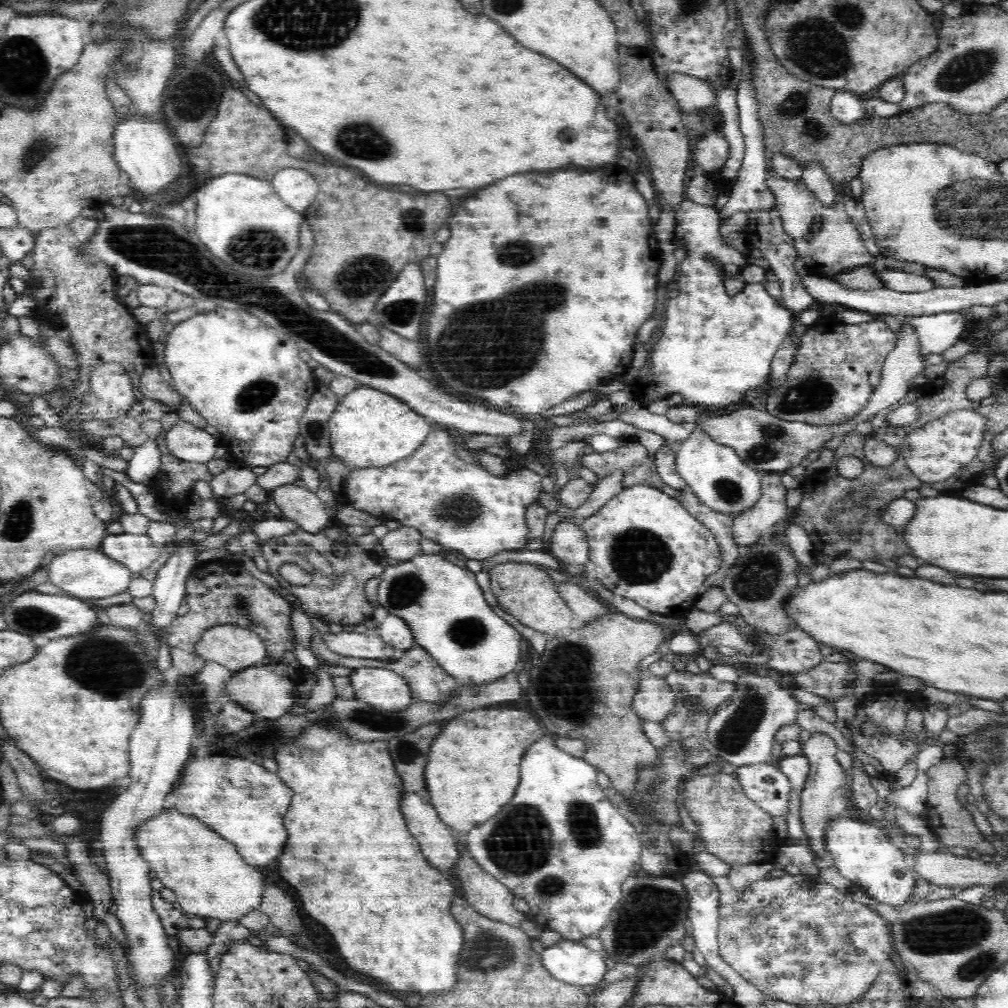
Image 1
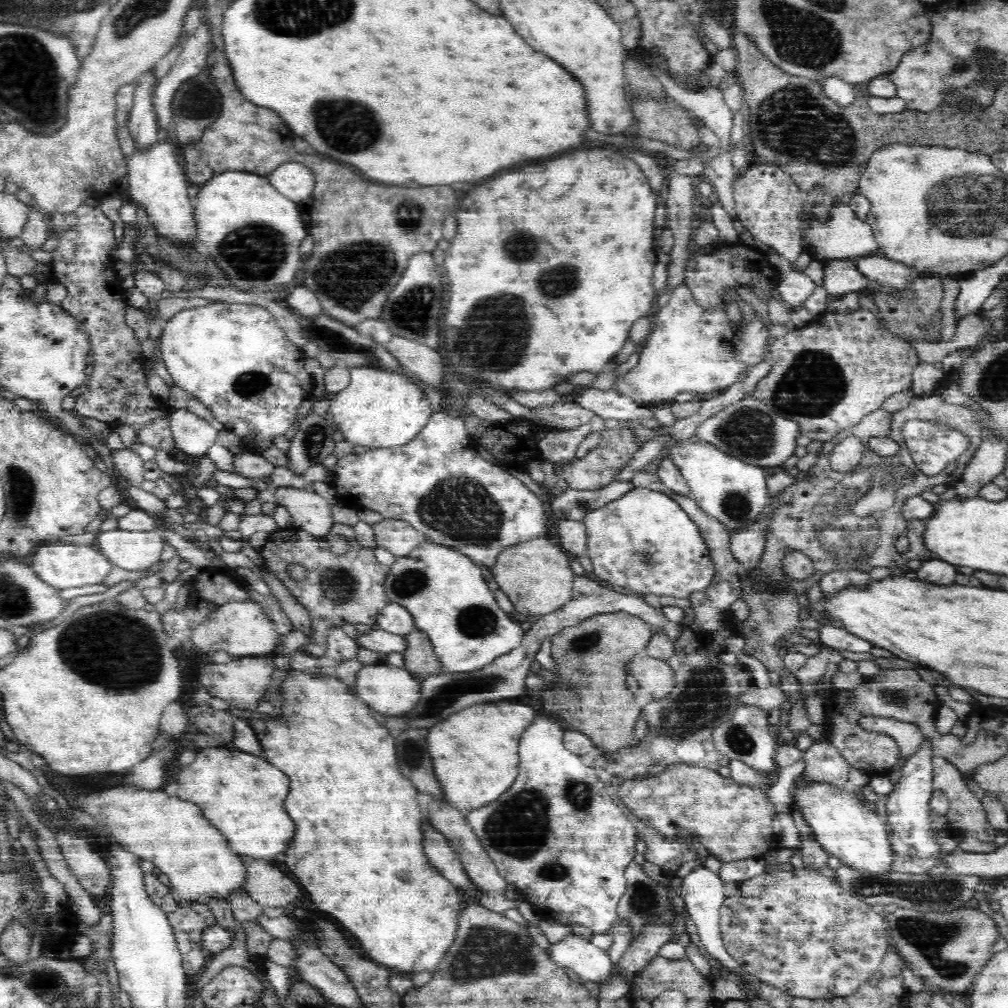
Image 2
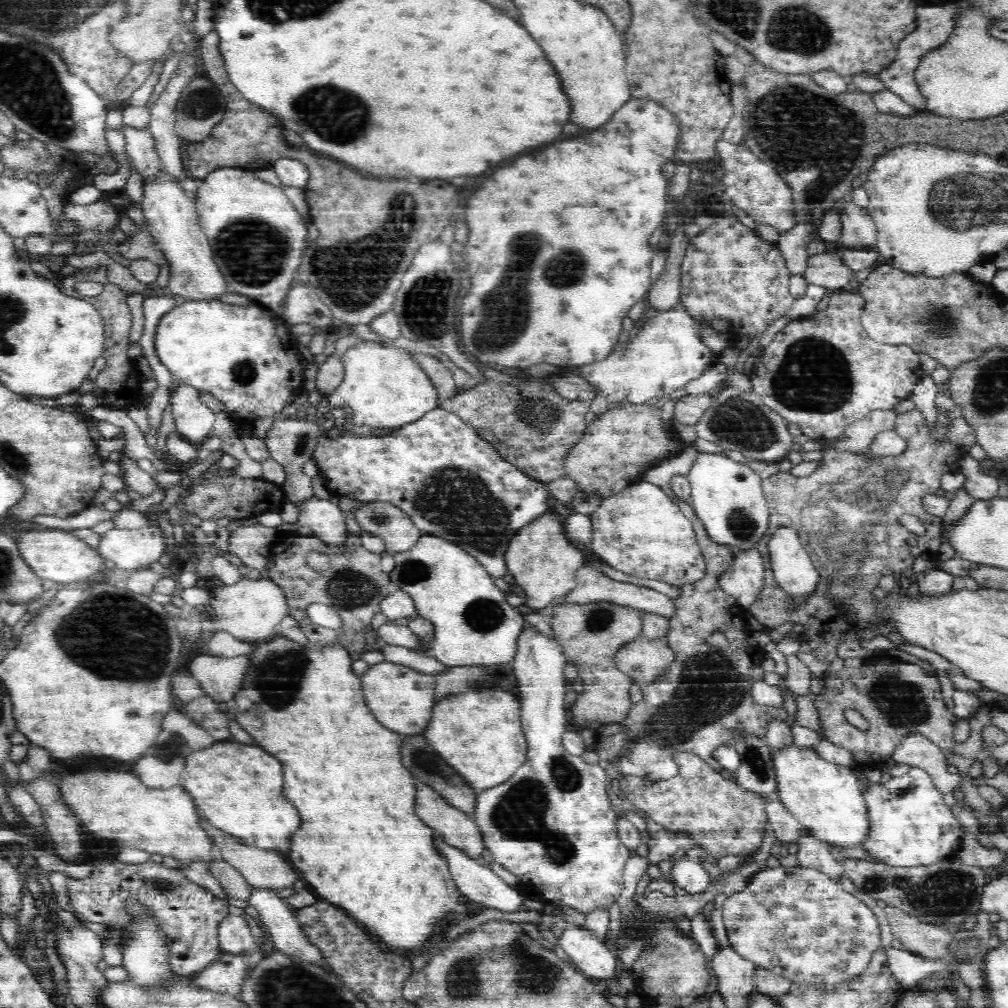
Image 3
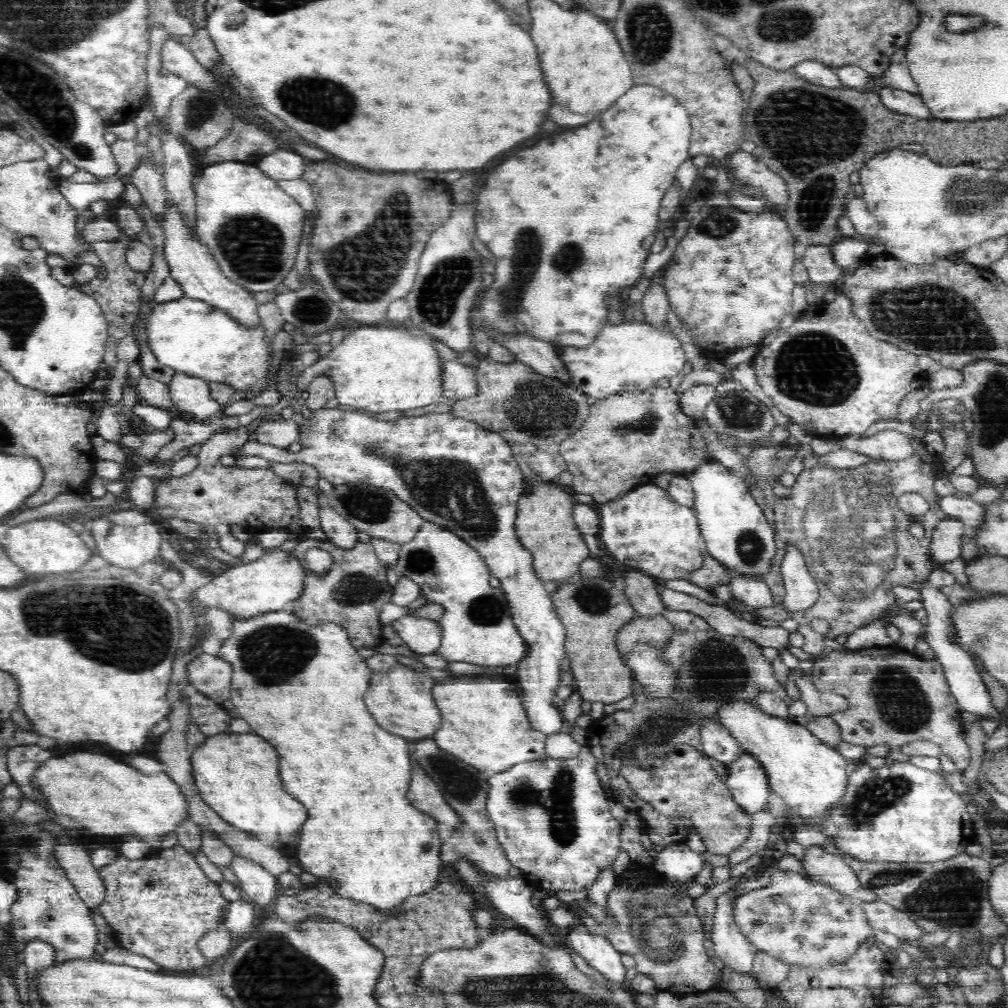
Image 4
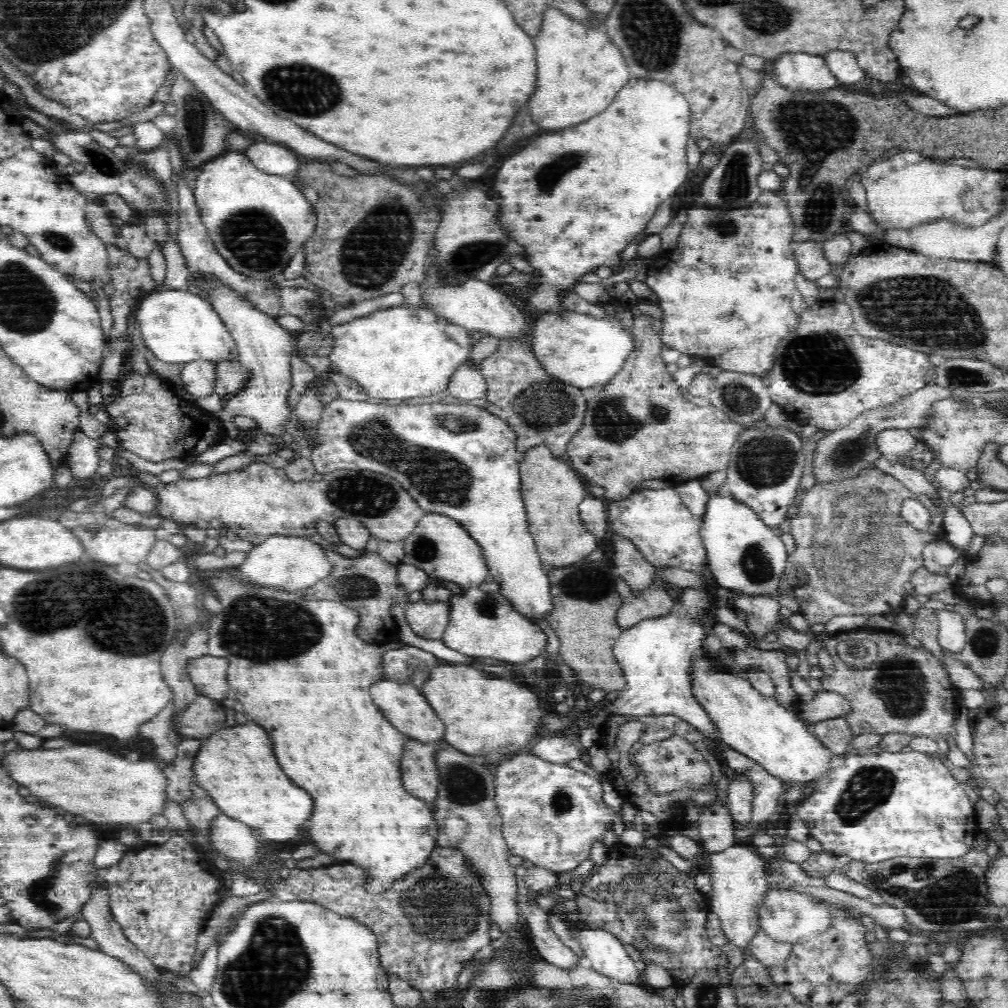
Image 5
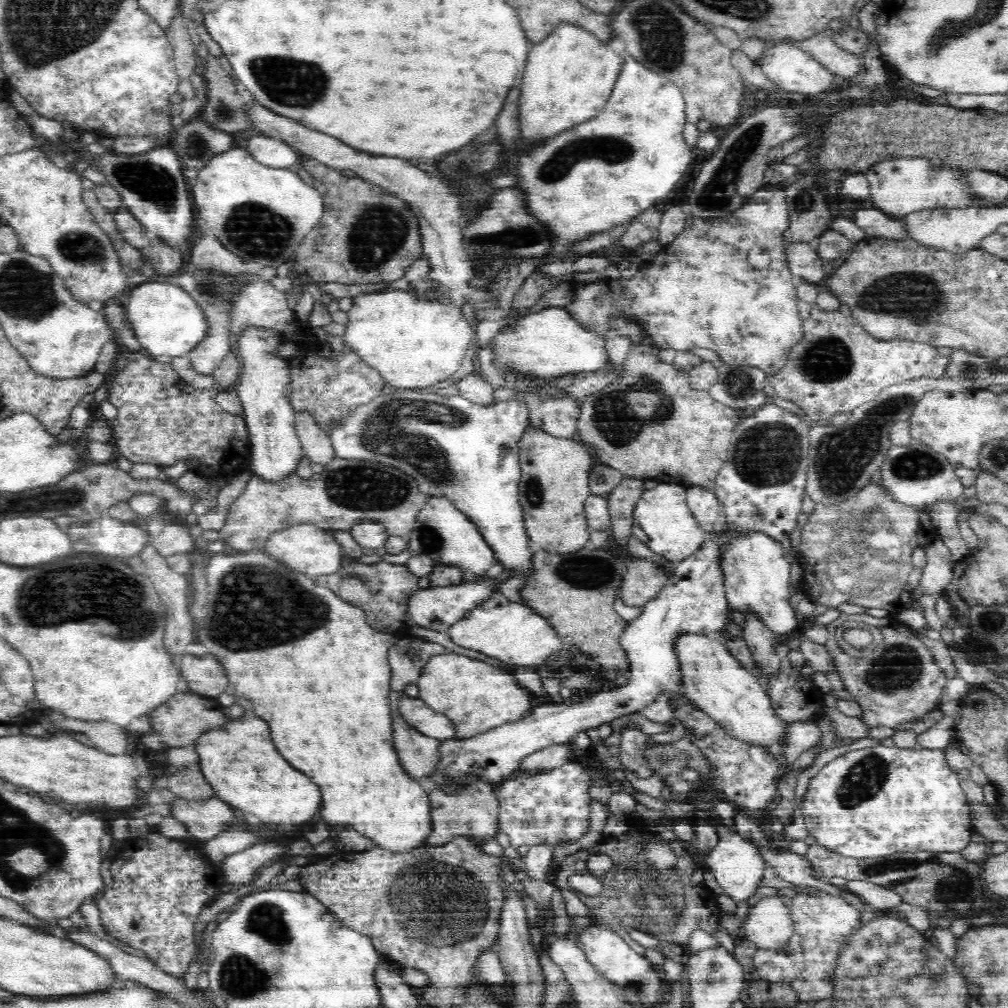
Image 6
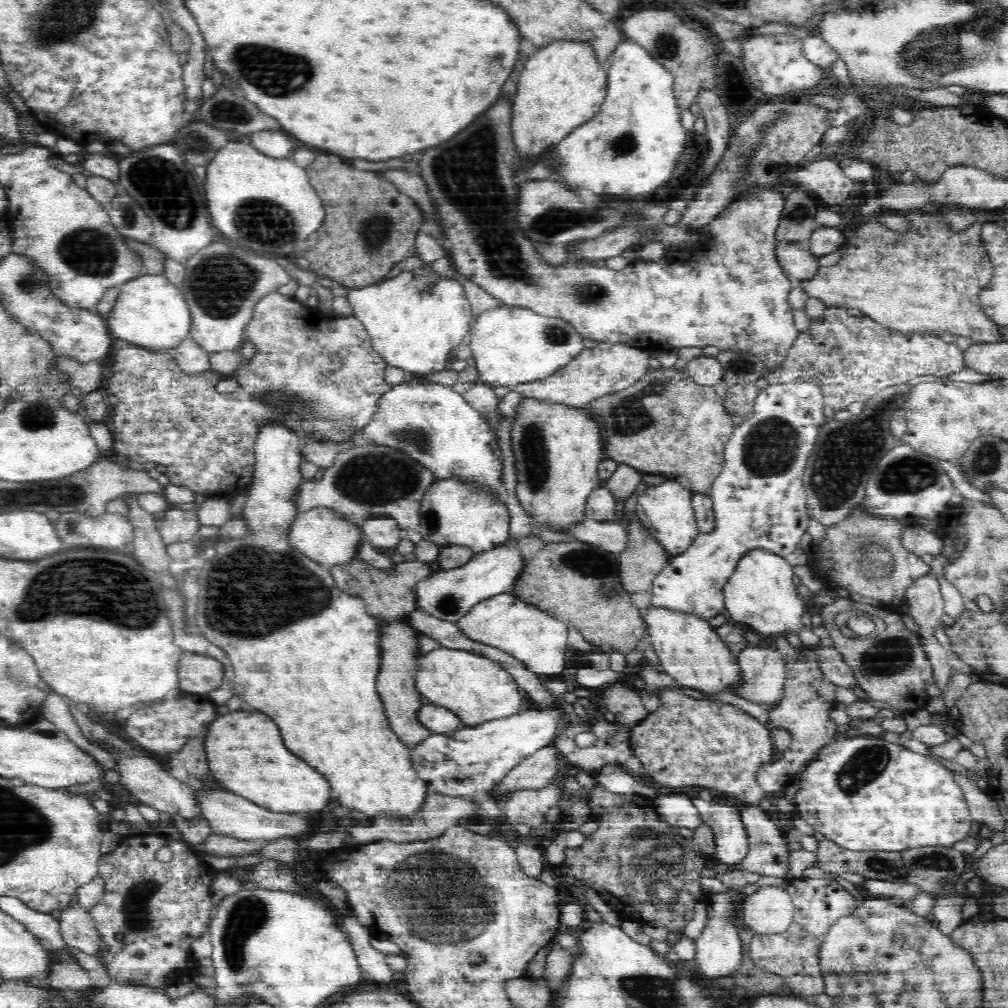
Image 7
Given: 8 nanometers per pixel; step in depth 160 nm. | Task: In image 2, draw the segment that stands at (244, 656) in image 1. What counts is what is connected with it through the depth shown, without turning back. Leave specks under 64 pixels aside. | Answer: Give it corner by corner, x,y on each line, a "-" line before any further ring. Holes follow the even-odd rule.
248,596
240,601
226,601
225,604
216,606
208,618
193,630
191,639
195,648
206,653
225,648
235,657
272,655
277,652
278,632
274,620
266,614
266,608

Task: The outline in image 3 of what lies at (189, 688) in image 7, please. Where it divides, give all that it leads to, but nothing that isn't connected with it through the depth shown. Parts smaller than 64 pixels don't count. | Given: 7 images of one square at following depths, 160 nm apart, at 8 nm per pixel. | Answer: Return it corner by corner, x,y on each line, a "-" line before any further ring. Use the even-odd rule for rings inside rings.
210,653
197,655
188,667
205,694
216,704
231,703
244,668
245,656
217,657

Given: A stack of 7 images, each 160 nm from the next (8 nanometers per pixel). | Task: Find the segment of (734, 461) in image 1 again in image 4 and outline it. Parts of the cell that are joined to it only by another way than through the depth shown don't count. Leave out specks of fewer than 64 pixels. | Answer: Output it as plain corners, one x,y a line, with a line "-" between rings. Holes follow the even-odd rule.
708,464
689,476
695,490
695,511
700,534
709,556
724,566
732,576
744,579
766,579
772,567
779,564
779,549
775,542
775,530
768,525
764,511
749,494
749,486
742,478
720,464

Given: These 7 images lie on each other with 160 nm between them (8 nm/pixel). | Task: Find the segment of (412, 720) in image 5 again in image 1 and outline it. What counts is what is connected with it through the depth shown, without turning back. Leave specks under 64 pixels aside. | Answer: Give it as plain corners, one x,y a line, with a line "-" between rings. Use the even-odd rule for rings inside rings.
361,667
350,675
355,698
384,711
405,709
412,701
407,680
386,668

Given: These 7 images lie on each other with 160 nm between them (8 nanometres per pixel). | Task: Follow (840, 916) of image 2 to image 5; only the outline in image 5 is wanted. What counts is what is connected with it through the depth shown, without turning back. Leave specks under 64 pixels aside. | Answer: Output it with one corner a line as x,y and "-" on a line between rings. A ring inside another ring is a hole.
772,888
759,908
761,926
766,929
770,937
778,940
789,940
794,943
800,938
824,929
828,924
828,910
830,905
824,904
810,895
801,895
791,889

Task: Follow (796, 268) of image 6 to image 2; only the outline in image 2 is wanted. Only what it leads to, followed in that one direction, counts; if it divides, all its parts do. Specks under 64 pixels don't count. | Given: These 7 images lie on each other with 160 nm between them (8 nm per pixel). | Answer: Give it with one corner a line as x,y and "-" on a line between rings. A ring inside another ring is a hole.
829,259
802,271
802,274
808,273
813,273
820,287
826,289
833,297
860,291
870,282
856,269
852,259

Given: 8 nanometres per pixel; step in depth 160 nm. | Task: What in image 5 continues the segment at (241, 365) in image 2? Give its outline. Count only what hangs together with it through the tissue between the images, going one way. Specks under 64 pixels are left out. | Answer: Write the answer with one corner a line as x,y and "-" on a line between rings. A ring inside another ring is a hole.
155,288
138,299
134,305
134,318
140,325
144,345
164,363
182,365
204,357
217,364
237,356
235,343
215,309
188,290

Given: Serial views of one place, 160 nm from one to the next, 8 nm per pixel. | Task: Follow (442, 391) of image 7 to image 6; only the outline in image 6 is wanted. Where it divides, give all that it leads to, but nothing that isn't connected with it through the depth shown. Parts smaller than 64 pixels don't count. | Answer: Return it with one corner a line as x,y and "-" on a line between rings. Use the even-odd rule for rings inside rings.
416,388
416,389
398,389
392,394
380,394
374,400
368,402
363,407
360,407
354,415
350,416
343,426
335,428
331,432
330,438
333,442
334,449
336,449
337,458
356,458
356,459
368,459
380,462
383,464
392,465
396,468
401,468
404,472
407,472
410,476
414,476
418,480
419,487
423,489
427,495
430,496
448,496
451,500
454,500
455,505
462,511
466,512
475,524
479,525
479,531
483,533
491,544
495,547
495,558
501,562
501,567
513,572
517,571
522,573
528,573
528,564
530,564
530,558
533,553
526,547
525,528
522,522
522,510
520,506
519,494
518,494
518,478
520,478
520,466
519,456
517,455
517,441
520,440
520,436
524,434
524,428
528,426
530,418
530,409
527,402
522,402
516,398
508,398
508,400
496,401
491,405
479,405
469,401
467,398
458,396
442,396
442,394
436,394
435,389
428,388

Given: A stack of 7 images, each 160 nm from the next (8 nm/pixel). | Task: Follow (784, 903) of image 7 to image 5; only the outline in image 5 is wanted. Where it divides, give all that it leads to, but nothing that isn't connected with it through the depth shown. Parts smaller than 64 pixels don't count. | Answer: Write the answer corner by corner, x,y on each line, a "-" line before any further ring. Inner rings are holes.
760,926
757,934
750,939
748,951
762,964
777,964
791,952
793,943
789,940
778,940
770,937
766,929

